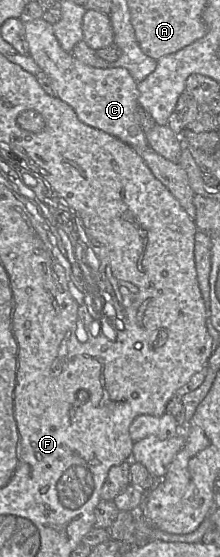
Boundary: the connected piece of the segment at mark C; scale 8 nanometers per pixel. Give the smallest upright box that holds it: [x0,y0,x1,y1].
[23,18,149,150]

